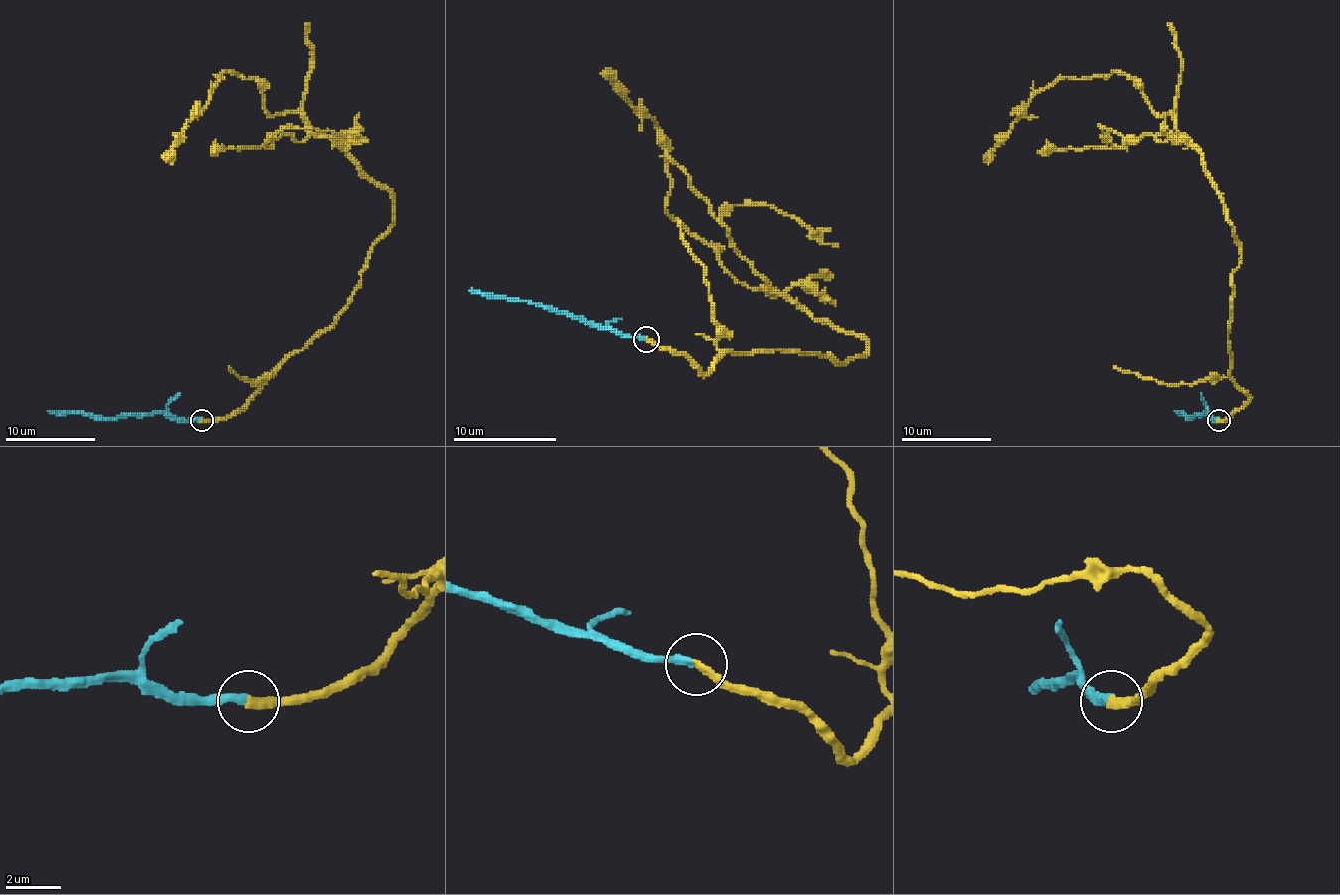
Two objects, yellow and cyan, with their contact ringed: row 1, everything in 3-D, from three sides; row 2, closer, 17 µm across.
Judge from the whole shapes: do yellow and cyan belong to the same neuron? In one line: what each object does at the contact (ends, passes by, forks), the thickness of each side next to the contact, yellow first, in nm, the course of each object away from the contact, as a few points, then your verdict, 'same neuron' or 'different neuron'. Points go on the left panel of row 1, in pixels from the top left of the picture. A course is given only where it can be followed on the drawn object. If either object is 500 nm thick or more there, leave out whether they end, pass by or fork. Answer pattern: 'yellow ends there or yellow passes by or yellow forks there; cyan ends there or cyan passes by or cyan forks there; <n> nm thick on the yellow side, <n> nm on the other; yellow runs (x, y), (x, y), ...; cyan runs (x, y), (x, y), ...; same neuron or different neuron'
yellow ends there; cyan ends there; 320 nm thick on the yellow side, 300 nm on the other; yellow runs (202, 420), (227, 420), (334, 321), (392, 196), (229, 72), (166, 162); cyan runs (200, 420), (179, 420), (162, 413), (103, 417), (47, 411); same neuron

